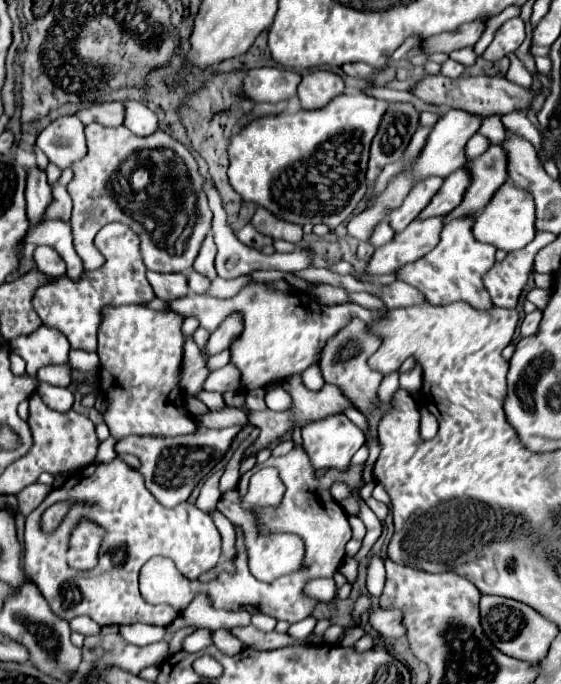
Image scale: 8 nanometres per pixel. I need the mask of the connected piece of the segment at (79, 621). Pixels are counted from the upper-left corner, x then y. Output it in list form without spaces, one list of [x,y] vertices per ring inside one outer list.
[[[87,616],[73,618],[73,620],[69,622],[69,626],[71,626],[73,632],[79,632],[79,634],[83,634],[83,636],[89,636],[89,634],[97,634],[97,632],[99,632],[99,626],[93,624],[93,620],[89,620]]]

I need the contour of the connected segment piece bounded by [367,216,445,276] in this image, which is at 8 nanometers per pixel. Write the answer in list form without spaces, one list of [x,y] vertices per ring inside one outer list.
[[[445,216],[413,220],[403,232],[395,234],[389,244],[375,250],[367,266],[367,274],[391,274],[399,266],[425,256],[425,252],[431,252],[437,246],[443,226]]]

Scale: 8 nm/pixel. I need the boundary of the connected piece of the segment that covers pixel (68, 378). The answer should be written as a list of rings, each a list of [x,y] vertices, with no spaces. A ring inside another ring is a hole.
[[[49,364],[49,366],[43,366],[39,368],[37,372],[37,378],[41,382],[47,382],[47,384],[53,384],[53,386],[61,386],[61,388],[67,388],[73,384],[73,376],[71,376],[71,366],[69,364]]]

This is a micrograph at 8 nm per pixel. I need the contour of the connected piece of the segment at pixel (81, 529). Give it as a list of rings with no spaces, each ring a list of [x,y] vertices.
[[[81,518],[79,522],[69,536],[67,562],[75,570],[91,570],[97,564],[97,554],[107,532],[89,518]]]

